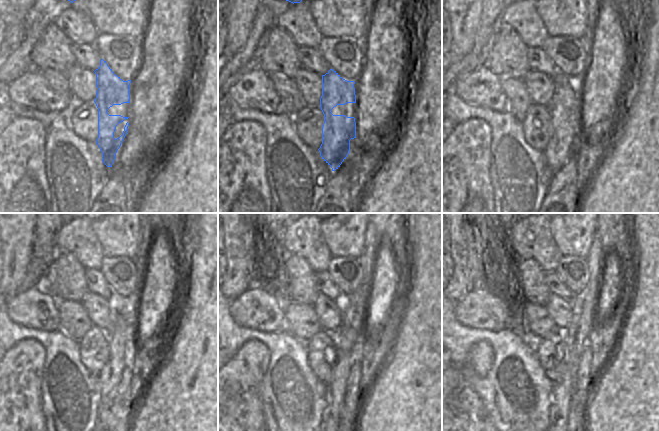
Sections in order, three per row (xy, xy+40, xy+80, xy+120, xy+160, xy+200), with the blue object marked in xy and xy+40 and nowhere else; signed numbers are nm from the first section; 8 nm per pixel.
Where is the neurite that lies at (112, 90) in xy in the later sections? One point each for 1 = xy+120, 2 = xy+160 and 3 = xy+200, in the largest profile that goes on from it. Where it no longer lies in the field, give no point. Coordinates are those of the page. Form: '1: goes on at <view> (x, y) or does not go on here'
1: goes on at xy+120 (110, 376)
2: goes on at xy+160 (343, 338)
3: goes on at xy+200 (559, 413)

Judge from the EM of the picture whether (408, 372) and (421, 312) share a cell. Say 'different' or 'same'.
same

